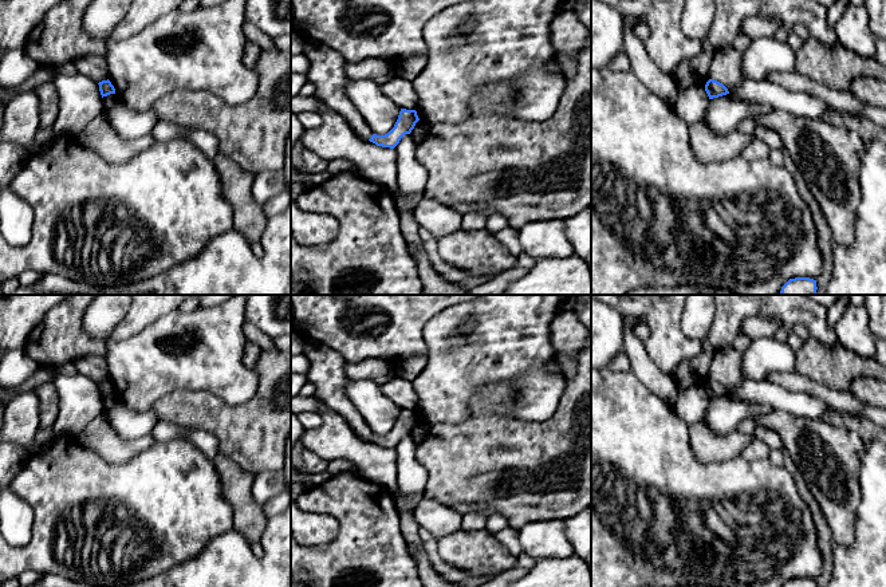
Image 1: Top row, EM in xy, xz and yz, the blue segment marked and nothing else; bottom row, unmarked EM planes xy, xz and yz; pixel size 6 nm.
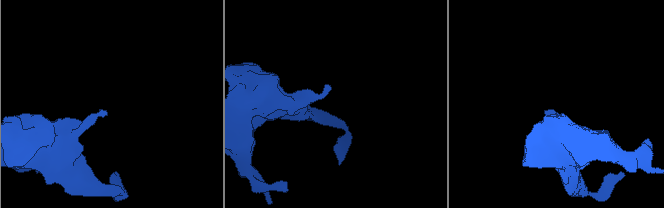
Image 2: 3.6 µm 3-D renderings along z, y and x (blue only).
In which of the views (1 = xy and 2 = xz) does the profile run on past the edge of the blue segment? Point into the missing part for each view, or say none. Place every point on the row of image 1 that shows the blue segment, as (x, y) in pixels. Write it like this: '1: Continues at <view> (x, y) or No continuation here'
1: No continuation here
2: No continuation here

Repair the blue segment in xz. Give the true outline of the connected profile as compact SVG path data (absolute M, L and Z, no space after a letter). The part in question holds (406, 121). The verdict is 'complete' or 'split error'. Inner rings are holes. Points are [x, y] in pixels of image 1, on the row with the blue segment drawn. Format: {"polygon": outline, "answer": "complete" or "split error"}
{"polygon": "M401 109L394 127L385 135L373 134L369 139L377 146L394 149L405 134L410 134L420 121L416 110Z", "answer": "complete"}

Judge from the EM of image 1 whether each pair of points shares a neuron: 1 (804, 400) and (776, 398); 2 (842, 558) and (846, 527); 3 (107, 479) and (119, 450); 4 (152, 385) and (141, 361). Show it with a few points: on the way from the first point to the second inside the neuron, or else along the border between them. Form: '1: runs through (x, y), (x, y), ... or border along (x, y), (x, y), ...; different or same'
1: runs through (798, 400), (783, 400); same
2: border along (855, 515), (854, 540), (849, 546), (837, 544); different
3: border along (87, 446), (111, 463), (126, 463), (142, 452); different
4: runs through (146, 379), (142, 375), (141, 366); same

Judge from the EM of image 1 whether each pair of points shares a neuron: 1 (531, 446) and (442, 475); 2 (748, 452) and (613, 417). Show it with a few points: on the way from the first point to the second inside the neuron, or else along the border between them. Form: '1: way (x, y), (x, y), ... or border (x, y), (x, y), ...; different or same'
1: way (510, 464), (479, 465), (464, 475); same
2: border (740, 456), (747, 460), (767, 459); different

